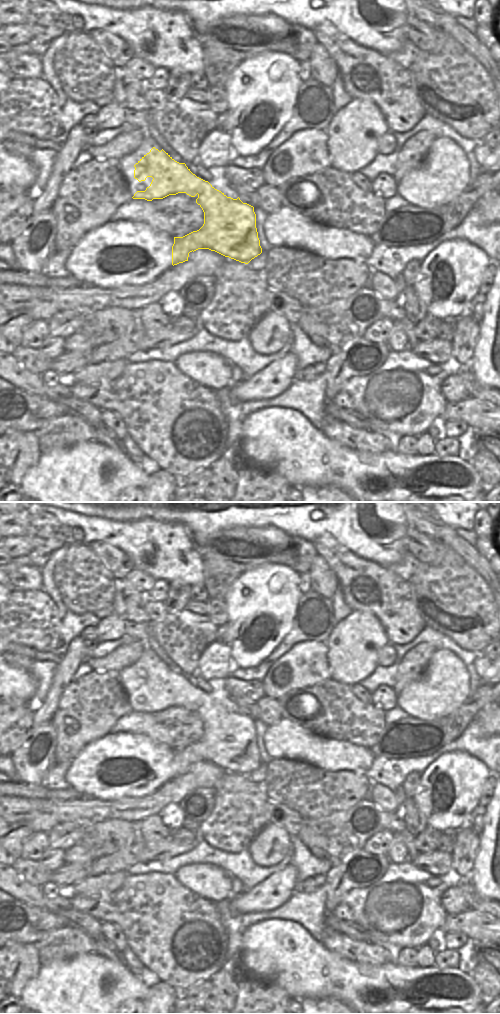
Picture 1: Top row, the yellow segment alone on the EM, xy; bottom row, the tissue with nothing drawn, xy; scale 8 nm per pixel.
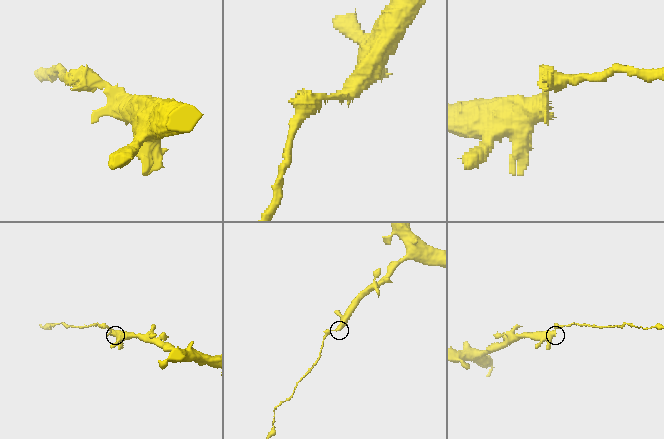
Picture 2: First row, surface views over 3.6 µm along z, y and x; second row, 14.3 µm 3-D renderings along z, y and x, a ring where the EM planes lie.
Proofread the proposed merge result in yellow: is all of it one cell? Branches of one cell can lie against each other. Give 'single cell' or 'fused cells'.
fused cells

